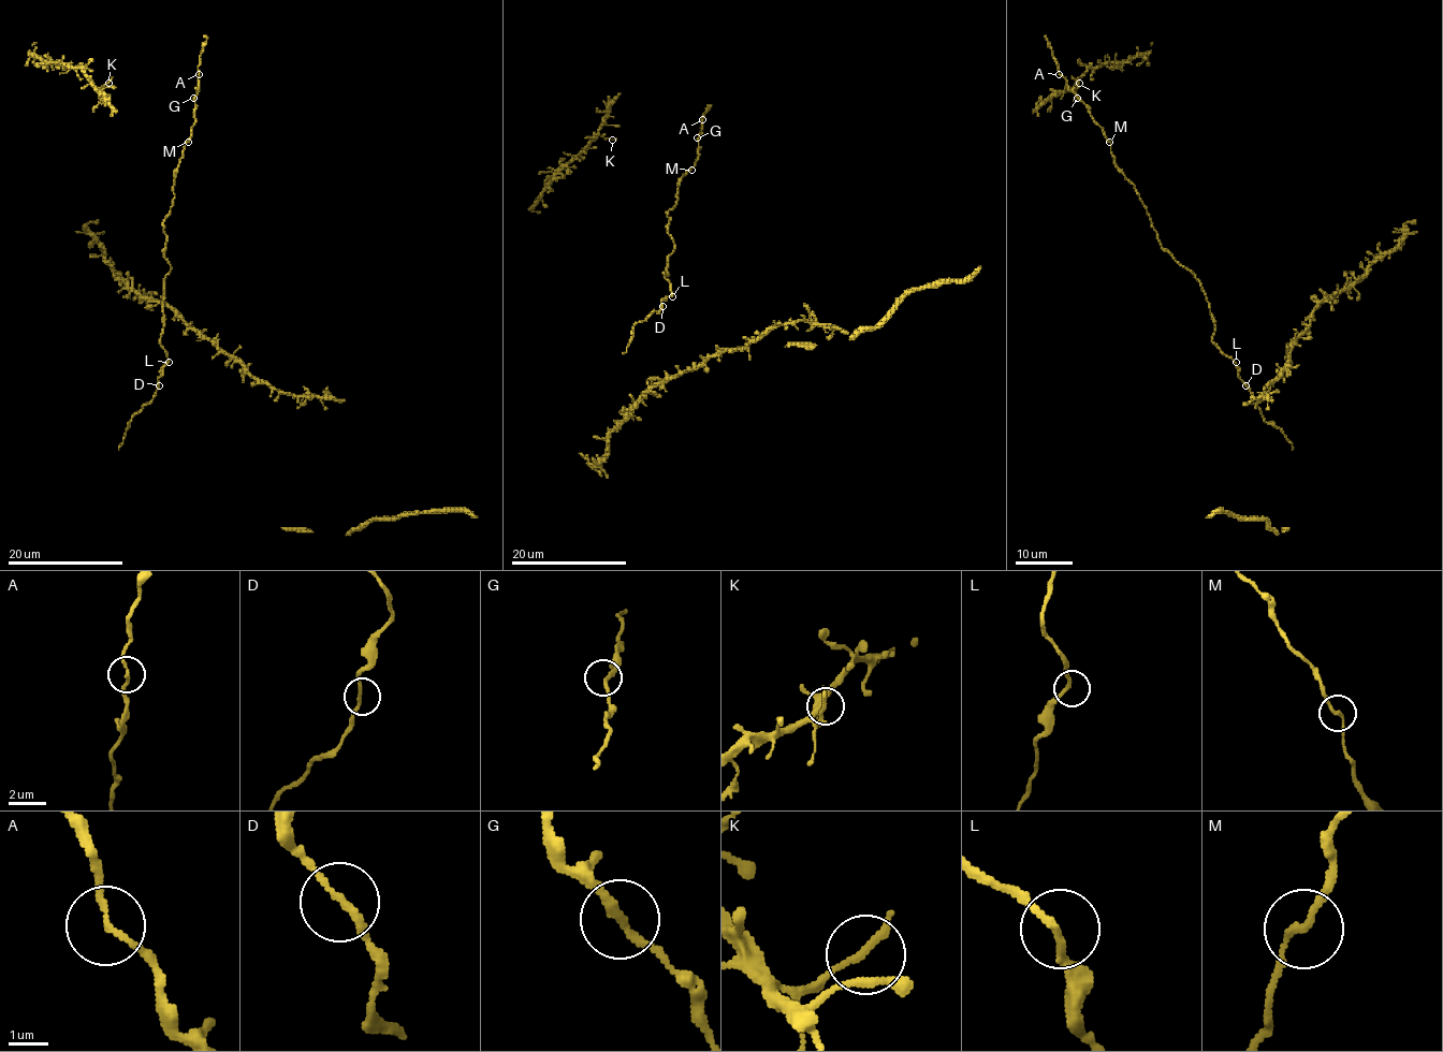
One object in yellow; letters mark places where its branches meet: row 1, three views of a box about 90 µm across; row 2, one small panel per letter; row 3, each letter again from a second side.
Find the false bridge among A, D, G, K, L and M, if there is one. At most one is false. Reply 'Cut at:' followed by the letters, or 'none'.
Cut at: none

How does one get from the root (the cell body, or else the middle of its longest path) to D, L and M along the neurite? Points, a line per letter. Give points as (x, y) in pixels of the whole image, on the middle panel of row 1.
D: (667, 273), (664, 272), (664, 277), (671, 287), (671, 295), (661, 302), (662, 306)
L: (667, 273), (664, 272), (664, 277), (671, 287), (672, 296)
M: (667, 273), (667, 258), (674, 249), (667, 213), (679, 200), (679, 181), (691, 170)

